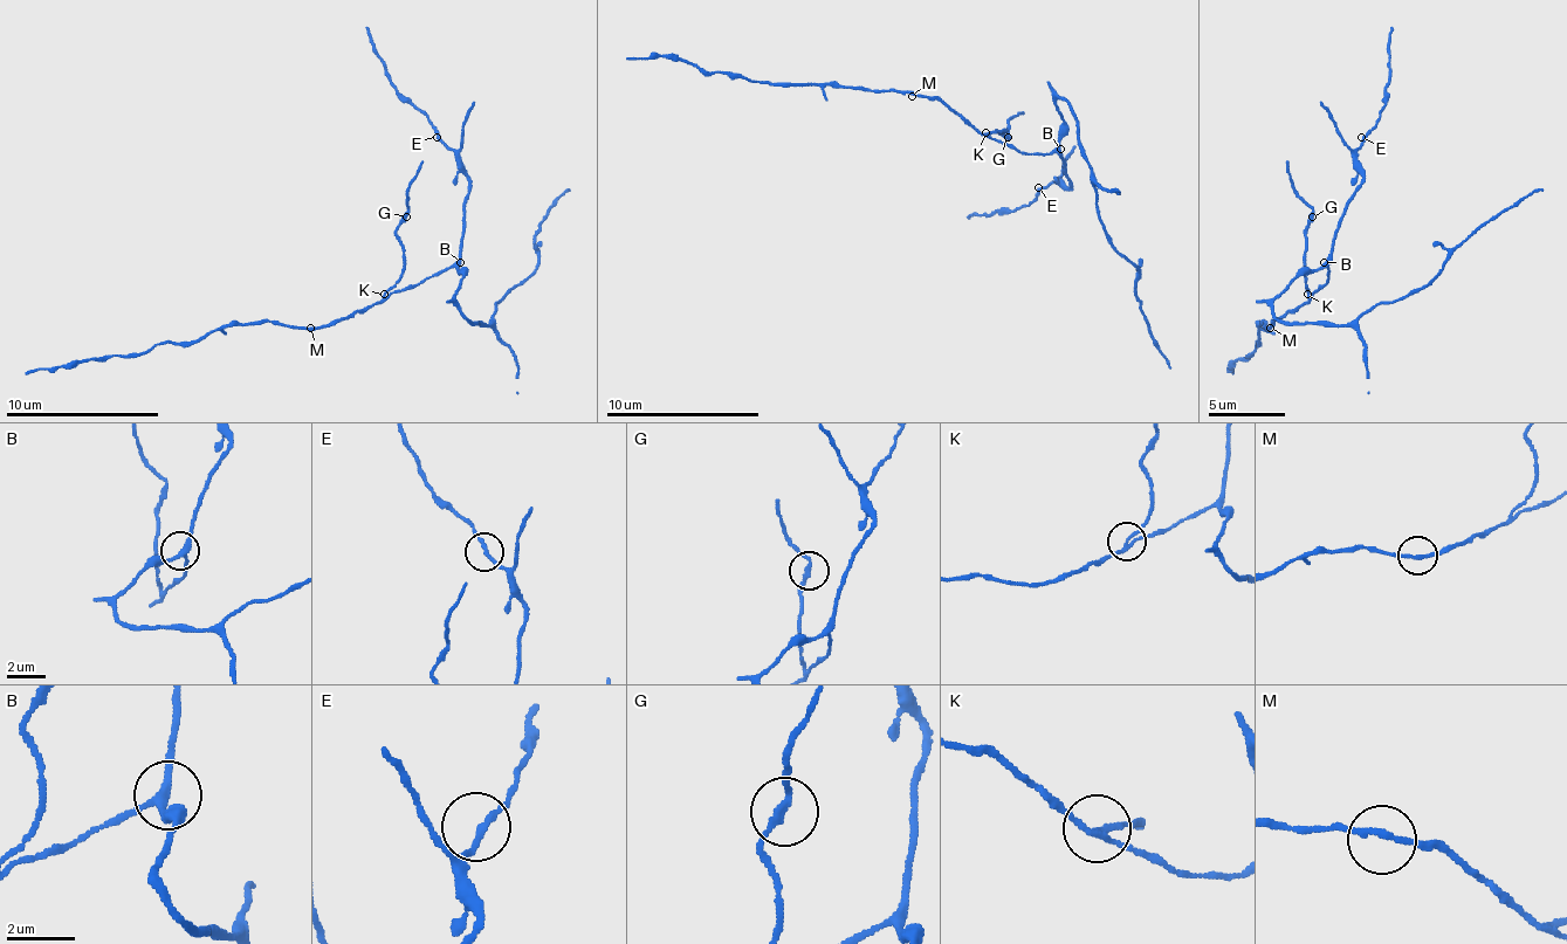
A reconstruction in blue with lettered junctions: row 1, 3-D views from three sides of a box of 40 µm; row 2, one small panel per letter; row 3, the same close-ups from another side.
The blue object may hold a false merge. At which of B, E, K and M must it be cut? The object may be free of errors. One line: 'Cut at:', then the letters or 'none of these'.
Cut at: K

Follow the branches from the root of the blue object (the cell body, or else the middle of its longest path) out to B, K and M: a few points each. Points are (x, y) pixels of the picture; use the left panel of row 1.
B: (430, 277), (460, 262)
K: (430, 277), (406, 289), (383, 294)
M: (430, 277), (406, 289), (394, 289), (357, 312), (349, 312), (337, 324), (310, 328)

